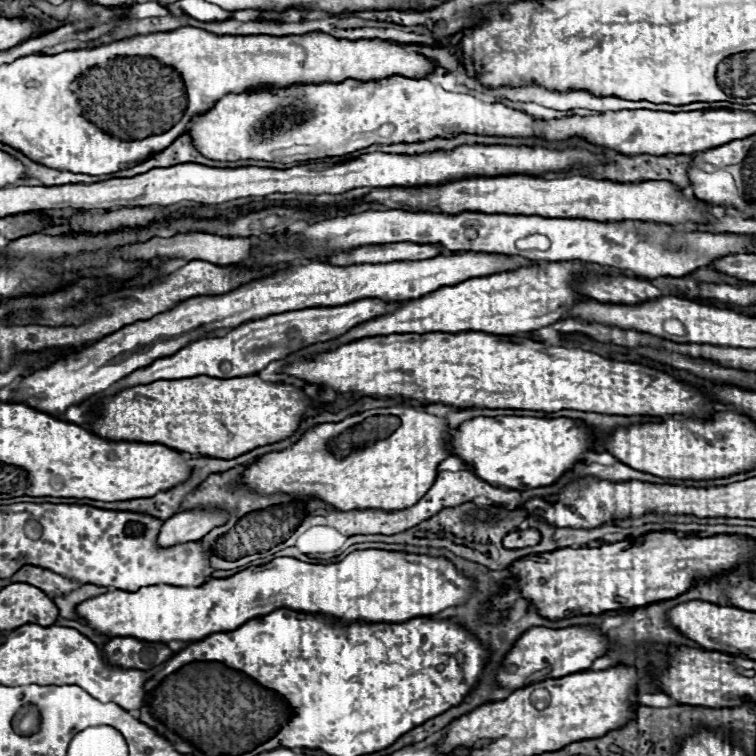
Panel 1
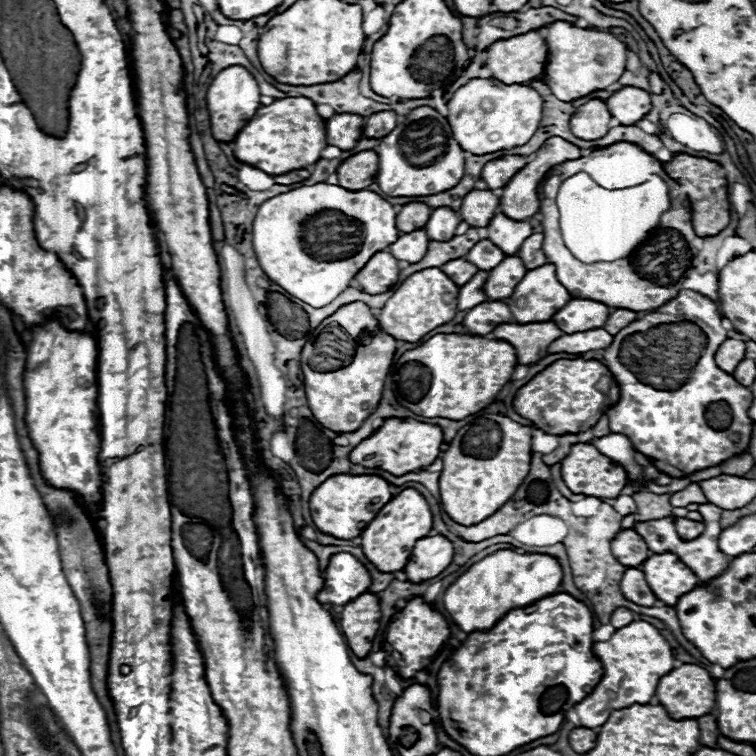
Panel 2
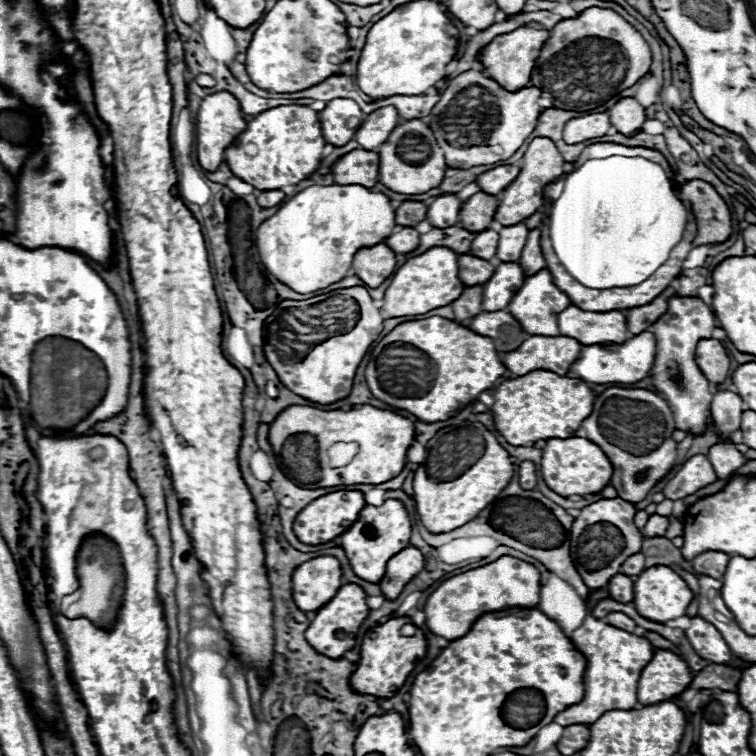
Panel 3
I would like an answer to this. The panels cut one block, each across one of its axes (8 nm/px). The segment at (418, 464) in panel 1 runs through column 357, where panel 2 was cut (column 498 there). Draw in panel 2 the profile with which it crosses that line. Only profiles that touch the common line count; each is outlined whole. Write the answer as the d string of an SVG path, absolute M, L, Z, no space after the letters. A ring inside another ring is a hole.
M474 414L470 416L470 422L458 430L454 440L448 444L448 448L442 452L444 468L440 472L440 504L444 512L462 526L472 526L476 522L482 522L484 518L492 516L504 502L512 498L512 494L518 490L520 482L526 478L530 470L530 458L532 458L532 428L522 426L506 416L500 414ZM466 448L478 448L476 454L468 454Z

